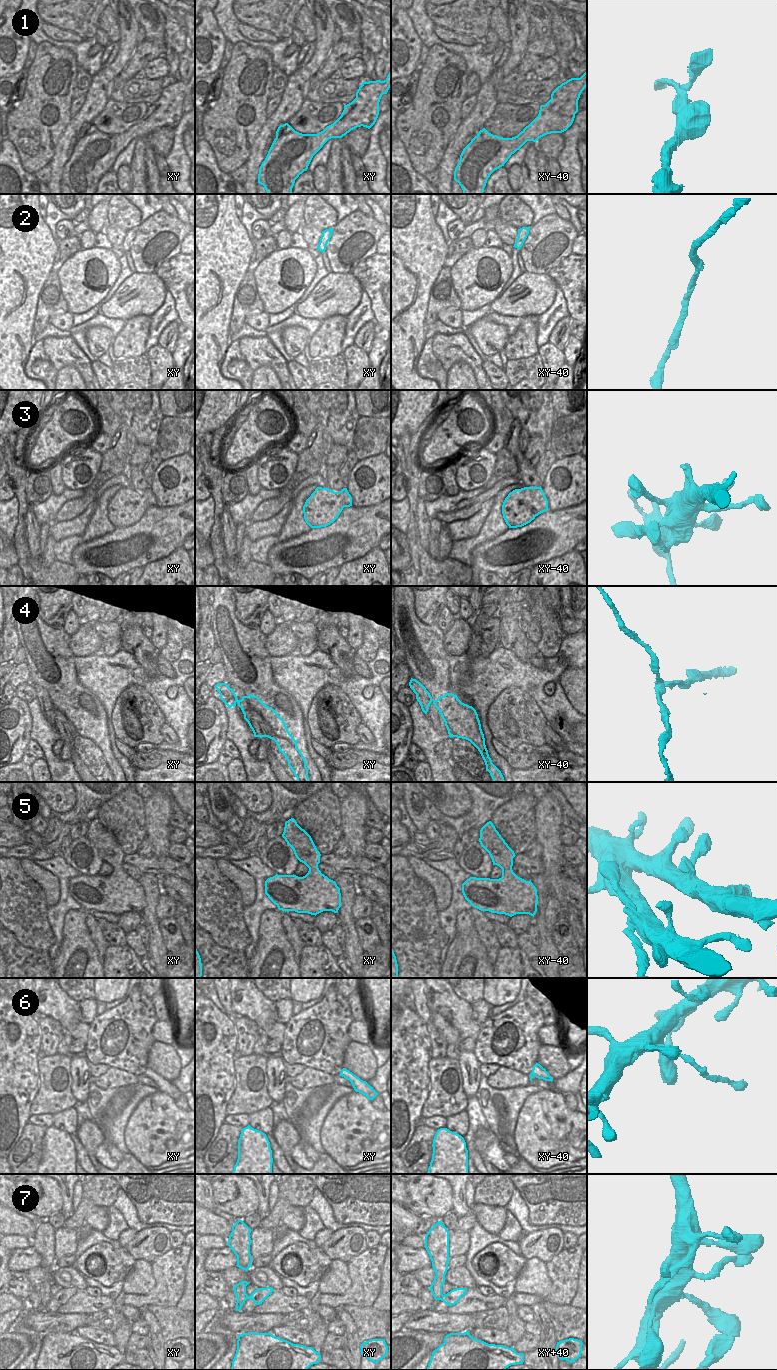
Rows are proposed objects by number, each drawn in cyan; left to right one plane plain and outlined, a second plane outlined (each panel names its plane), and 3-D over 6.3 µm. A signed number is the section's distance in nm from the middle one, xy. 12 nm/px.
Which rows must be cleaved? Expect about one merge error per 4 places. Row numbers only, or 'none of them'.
4

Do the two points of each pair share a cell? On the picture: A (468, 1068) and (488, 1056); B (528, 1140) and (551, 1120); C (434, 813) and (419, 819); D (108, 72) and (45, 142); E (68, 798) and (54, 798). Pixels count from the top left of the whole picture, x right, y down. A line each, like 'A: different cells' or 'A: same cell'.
A: different cells
B: same cell
C: different cells
D: different cells
E: same cell

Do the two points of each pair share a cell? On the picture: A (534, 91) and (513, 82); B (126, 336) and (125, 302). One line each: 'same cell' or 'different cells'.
A: different cells
B: different cells

